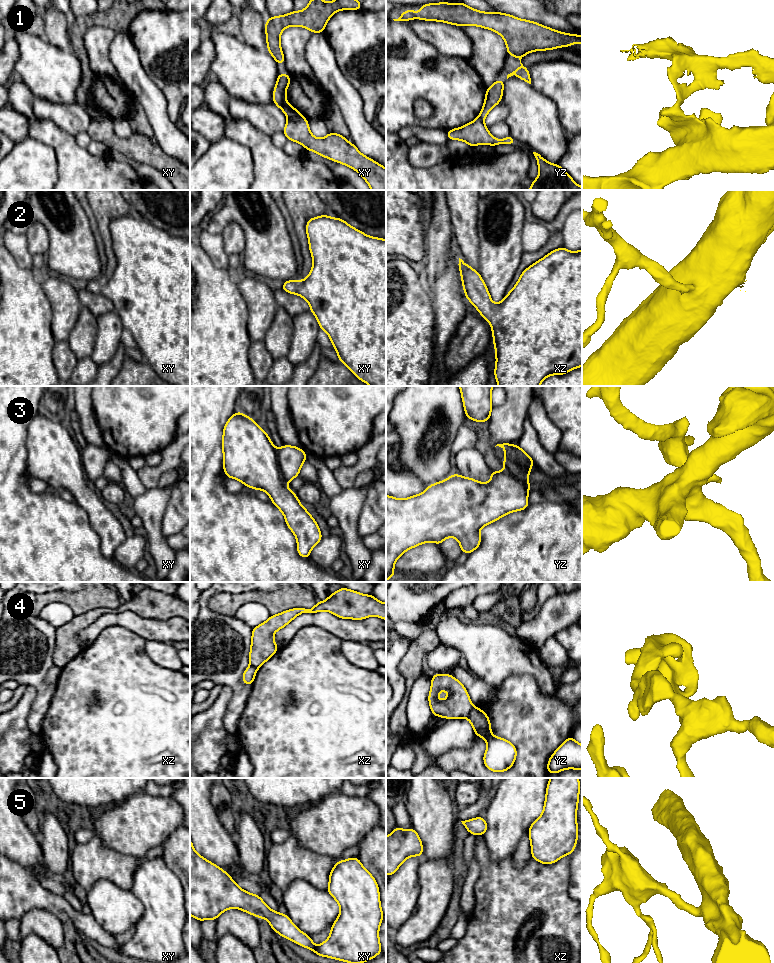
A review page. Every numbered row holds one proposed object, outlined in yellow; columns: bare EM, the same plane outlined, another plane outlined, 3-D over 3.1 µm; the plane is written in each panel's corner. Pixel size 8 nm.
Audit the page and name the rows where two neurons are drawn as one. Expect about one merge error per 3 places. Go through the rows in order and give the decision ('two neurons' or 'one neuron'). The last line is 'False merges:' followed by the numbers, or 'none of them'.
1: two neurons
2: one neuron
3: two neurons
4: two neurons
5: one neuron
False merges: 1, 3, 4

